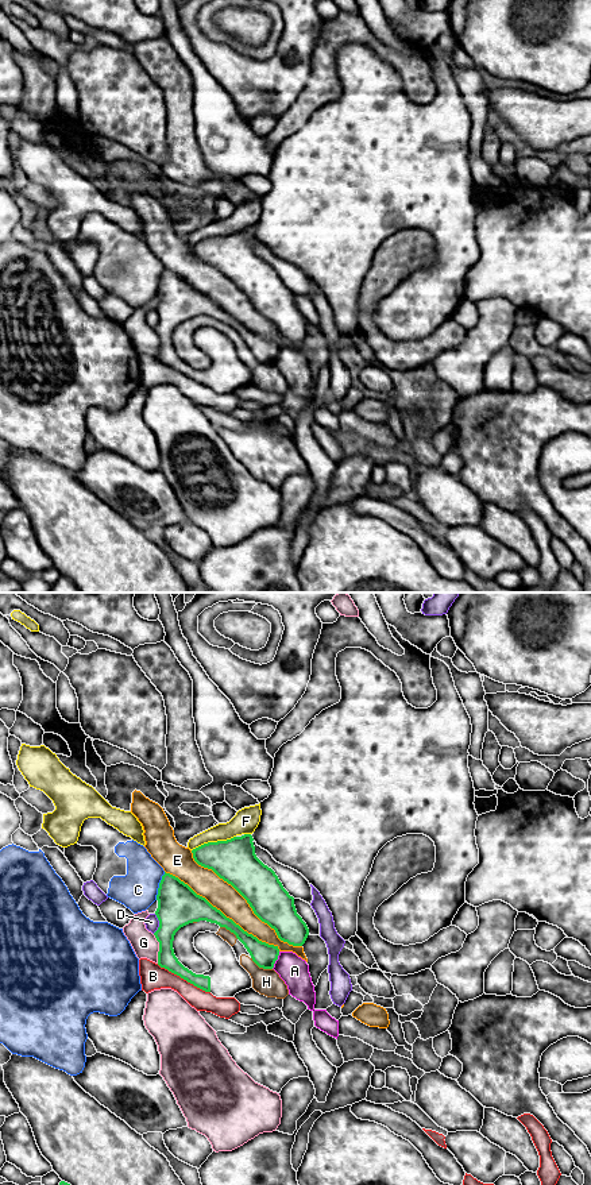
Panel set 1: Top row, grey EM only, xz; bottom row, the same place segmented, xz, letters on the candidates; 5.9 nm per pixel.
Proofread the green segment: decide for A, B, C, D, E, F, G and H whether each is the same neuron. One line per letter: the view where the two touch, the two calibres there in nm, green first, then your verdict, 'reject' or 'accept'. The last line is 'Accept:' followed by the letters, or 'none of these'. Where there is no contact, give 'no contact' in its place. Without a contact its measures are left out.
A: contact in xz; calibres 140 and 170 nm; reject
B: contact in xz; calibres 110 and 150 nm; reject
C: contact in xz; calibres 240 and 240 nm; reject
D: contact in xz; calibres 240 and 90 nm; reject
E: contact in xz; calibres 260 and 160 nm; reject
F: contact in xz; calibres 260 and 150 nm; reject
G: contact in xz; calibres 220 and 150 nm; reject
H: contact in xz; calibres 140 and 160 nm; reject
Accept: none of these

